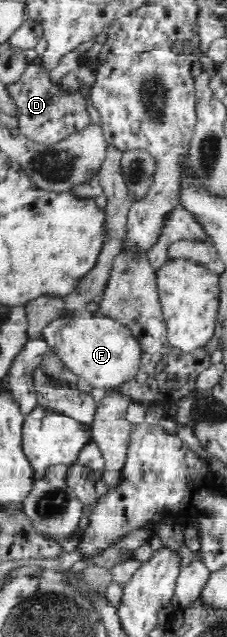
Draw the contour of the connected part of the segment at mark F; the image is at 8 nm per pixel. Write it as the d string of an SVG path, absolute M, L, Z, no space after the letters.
M76 313L61 316L49 323L41 338L73 374L89 381L92 388L103 388L111 392L121 384L135 379L141 371L143 349L139 339L127 325L107 315Z

